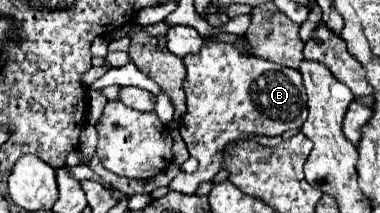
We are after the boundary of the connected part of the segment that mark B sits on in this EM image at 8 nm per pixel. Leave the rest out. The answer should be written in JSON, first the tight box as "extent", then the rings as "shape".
{"extent":[170,43,308,193],"shape":[[[230,43],[202,45],[200,53],[184,57],[184,65],[188,69],[188,77],[184,83],[188,111],[180,121],[180,135],[186,141],[190,155],[200,161],[200,167],[192,175],[176,175],[170,181],[170,189],[174,191],[194,193],[202,181],[210,181],[220,171],[222,151],[228,143],[238,139],[248,139],[250,135],[282,135],[284,131],[300,129],[306,121],[308,115],[306,93],[298,69],[276,65],[272,61],[258,59],[254,55],[244,55],[238,49],[232,49]]]}

